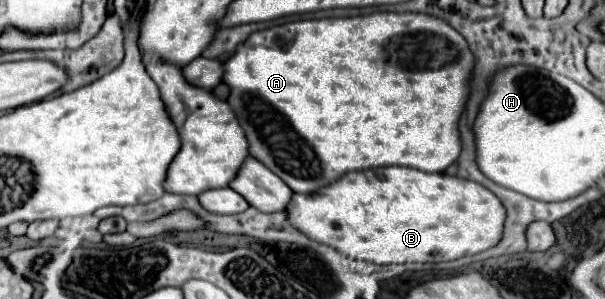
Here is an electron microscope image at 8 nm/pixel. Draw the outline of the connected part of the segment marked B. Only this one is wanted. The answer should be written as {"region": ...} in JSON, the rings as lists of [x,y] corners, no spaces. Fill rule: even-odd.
{"region":[[[378,167],[346,173],[334,185],[312,195],[294,195],[286,211],[292,223],[296,223],[296,227],[300,227],[310,239],[332,245],[350,259],[362,259],[378,265],[440,263],[482,253],[502,239],[506,221],[502,201],[484,185],[446,173],[424,173],[408,167]]]}

